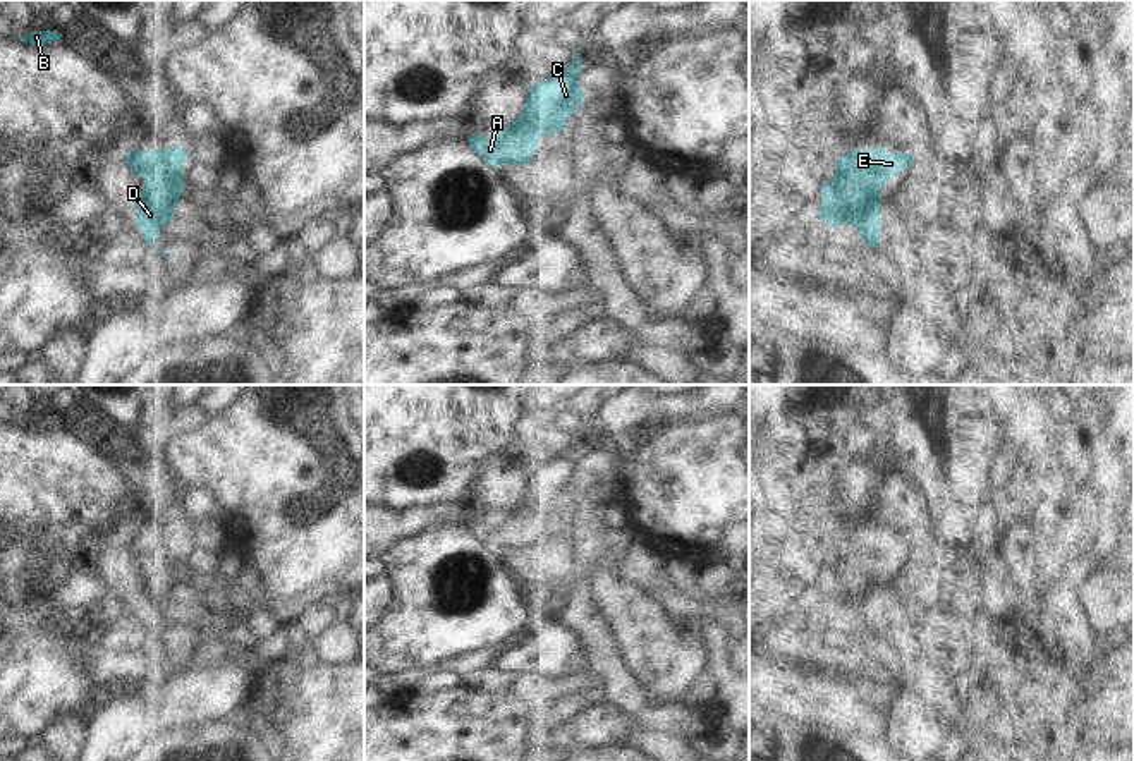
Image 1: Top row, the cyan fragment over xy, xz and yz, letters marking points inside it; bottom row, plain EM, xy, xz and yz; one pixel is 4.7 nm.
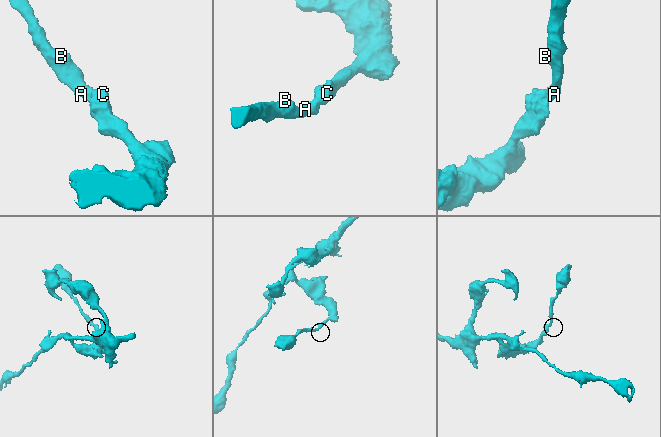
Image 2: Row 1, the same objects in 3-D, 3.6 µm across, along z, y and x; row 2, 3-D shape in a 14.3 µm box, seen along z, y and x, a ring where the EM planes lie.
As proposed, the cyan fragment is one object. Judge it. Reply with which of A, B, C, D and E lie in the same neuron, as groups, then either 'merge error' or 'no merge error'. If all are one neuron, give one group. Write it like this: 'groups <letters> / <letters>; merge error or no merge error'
groups A B C D E; no merge error

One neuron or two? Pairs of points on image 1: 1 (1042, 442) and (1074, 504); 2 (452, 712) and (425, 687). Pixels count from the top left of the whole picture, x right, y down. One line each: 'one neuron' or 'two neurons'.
1: one neuron
2: two neurons

